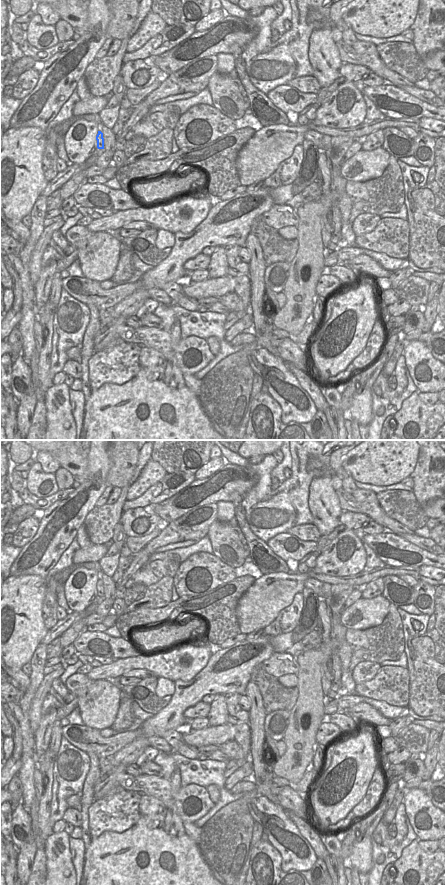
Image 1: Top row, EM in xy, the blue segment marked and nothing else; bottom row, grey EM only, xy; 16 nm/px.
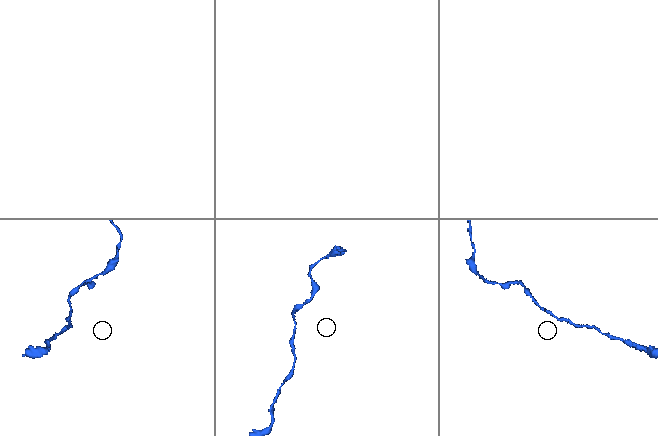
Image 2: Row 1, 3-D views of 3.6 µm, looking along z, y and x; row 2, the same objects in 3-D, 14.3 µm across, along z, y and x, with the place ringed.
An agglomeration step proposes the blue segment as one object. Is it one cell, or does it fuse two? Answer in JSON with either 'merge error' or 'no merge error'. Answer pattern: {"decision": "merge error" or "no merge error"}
{"decision": "no merge error"}

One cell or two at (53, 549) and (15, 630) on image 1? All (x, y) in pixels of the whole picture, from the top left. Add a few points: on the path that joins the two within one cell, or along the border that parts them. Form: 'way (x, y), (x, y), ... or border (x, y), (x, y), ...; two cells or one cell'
border (16, 577), (39, 575), (44, 580); two cells

